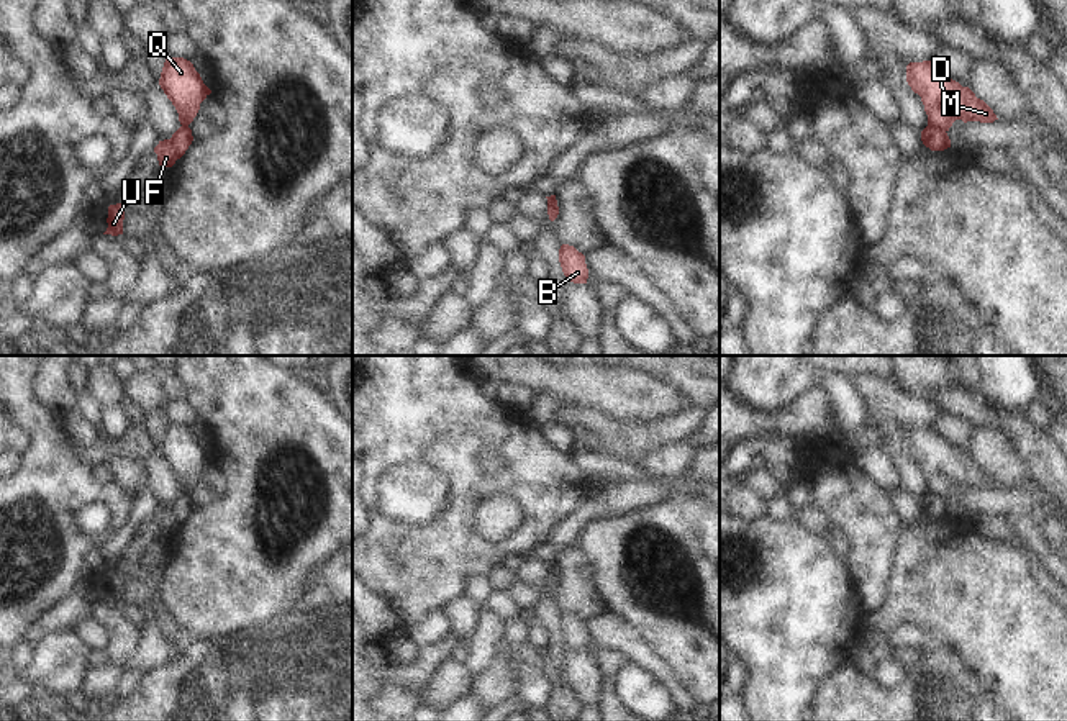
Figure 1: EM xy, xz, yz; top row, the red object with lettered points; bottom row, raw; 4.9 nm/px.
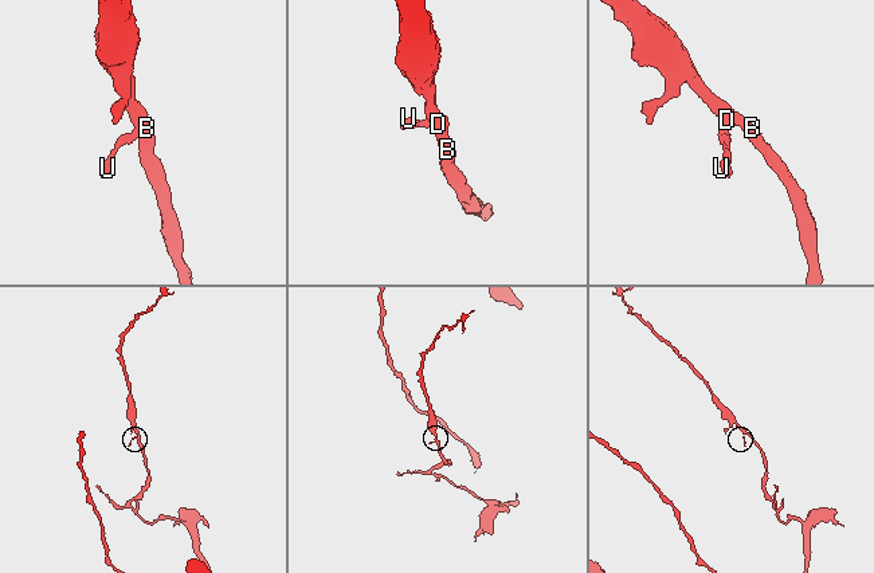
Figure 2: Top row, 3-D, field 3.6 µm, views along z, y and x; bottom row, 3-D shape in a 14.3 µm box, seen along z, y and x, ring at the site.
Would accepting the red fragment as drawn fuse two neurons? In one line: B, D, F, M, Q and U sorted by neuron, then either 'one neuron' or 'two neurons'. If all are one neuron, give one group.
groups B D M Q / F U; two neurons

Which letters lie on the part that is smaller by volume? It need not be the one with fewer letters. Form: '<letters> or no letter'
F, U

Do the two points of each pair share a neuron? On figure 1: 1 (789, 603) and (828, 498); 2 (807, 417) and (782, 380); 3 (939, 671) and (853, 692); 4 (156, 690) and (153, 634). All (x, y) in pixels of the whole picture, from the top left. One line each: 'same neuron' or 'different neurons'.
1: different neurons
2: different neurons
3: same neuron
4: different neurons

